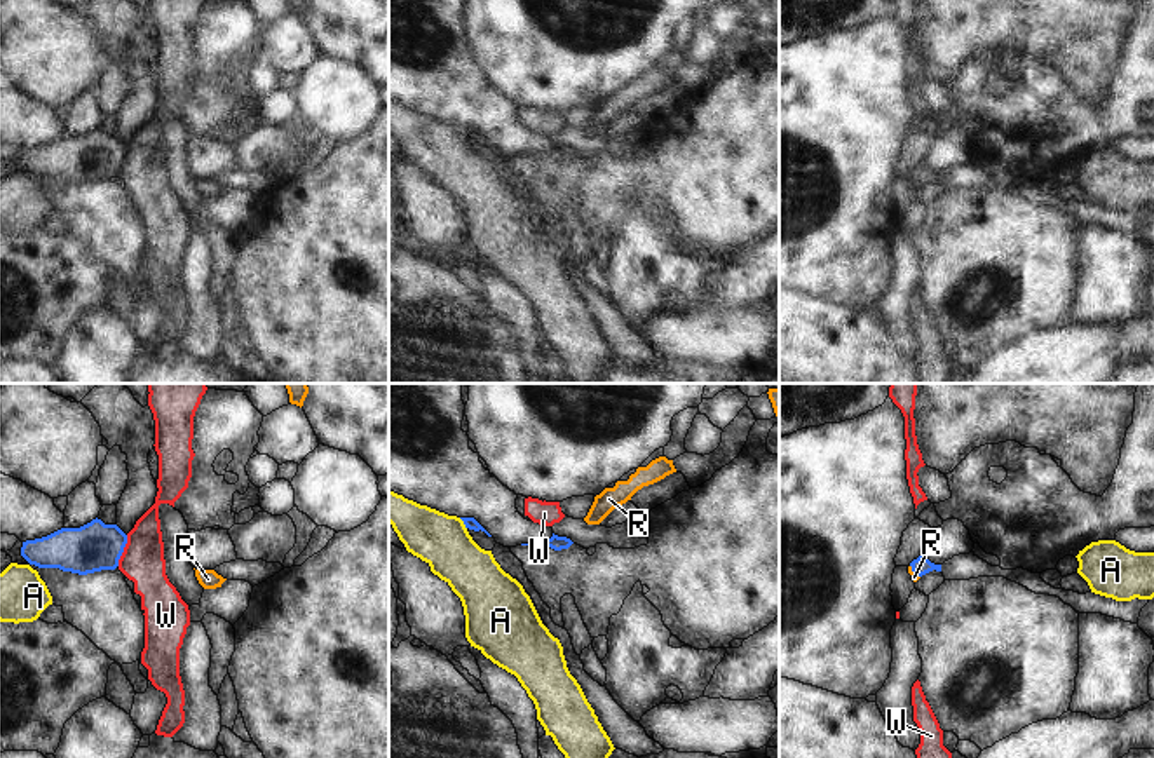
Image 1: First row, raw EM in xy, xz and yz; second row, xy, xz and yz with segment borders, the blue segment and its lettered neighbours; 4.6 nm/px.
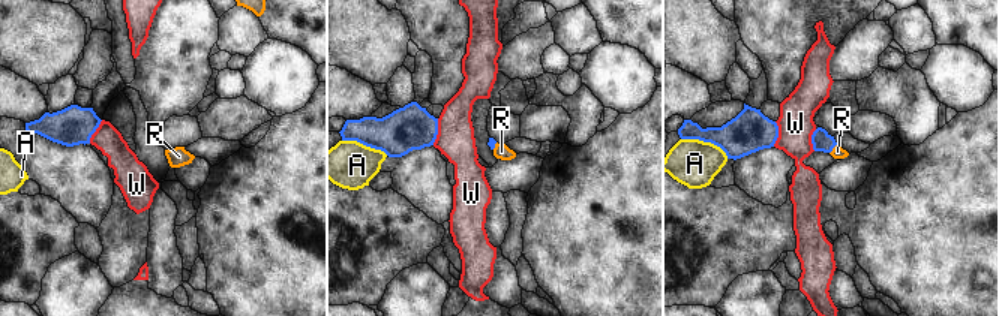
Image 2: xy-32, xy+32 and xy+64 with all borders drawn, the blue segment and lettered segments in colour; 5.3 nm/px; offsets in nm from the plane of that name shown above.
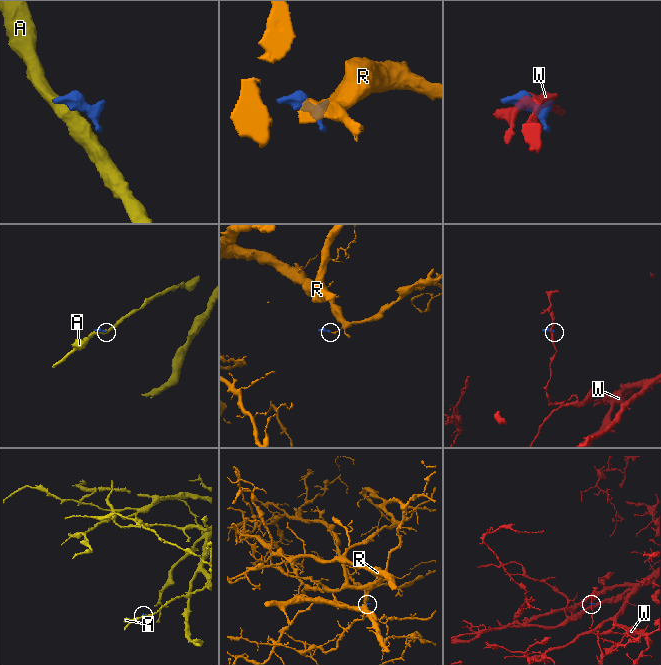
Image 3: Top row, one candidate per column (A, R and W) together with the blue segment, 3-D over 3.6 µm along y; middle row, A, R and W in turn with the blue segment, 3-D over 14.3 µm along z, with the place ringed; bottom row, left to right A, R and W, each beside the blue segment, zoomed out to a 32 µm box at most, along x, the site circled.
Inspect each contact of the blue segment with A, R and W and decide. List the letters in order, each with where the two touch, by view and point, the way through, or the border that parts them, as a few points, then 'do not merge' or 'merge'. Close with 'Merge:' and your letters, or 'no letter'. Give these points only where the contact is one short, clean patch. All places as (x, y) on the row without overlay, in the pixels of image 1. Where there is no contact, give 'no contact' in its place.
A: meets blue in xz at (464, 133); border along xz (459, 128), (466, 138); do not merge
R: meets blue in yz at (914, 182); runs through yz (921, 175), (914, 182), (914, 187); merge
W: meets blue in xy at (122, 161); border along xy (128, 145), (117, 175); do not merge
Merge: R

